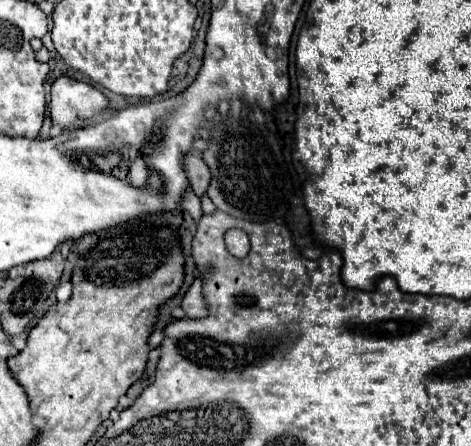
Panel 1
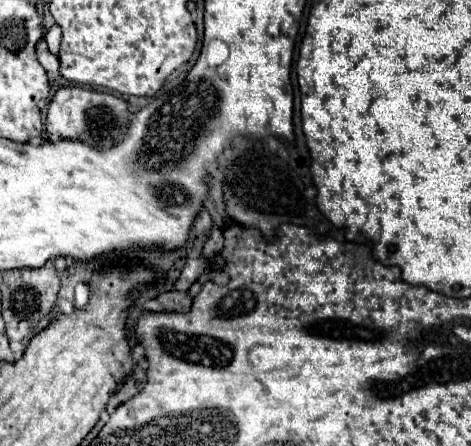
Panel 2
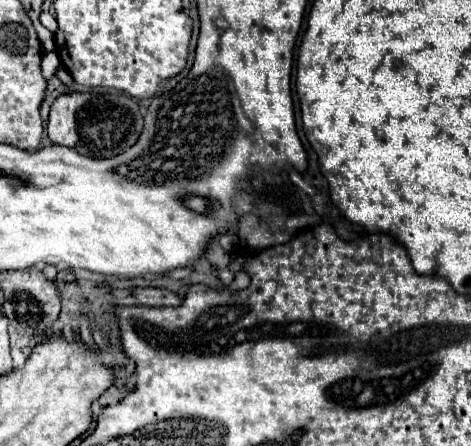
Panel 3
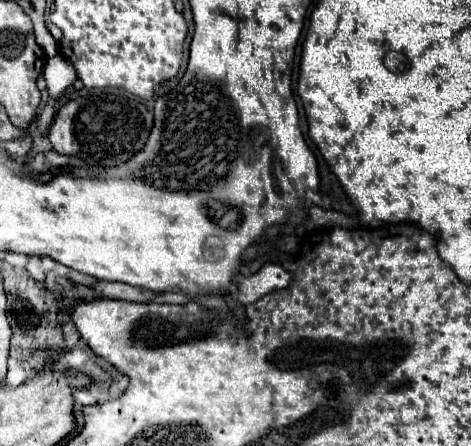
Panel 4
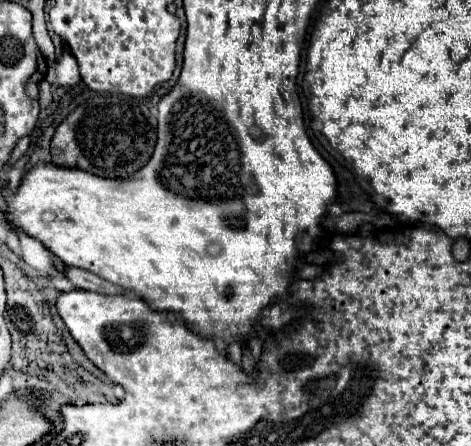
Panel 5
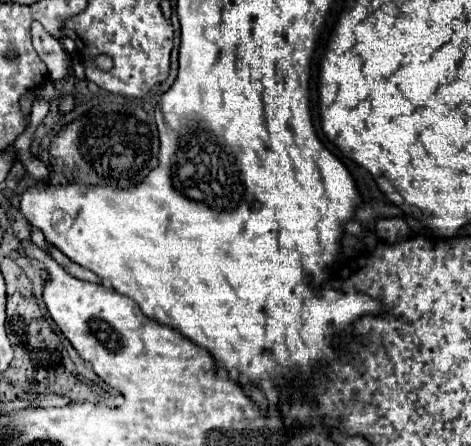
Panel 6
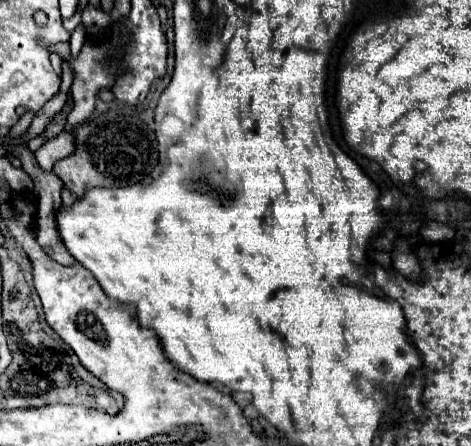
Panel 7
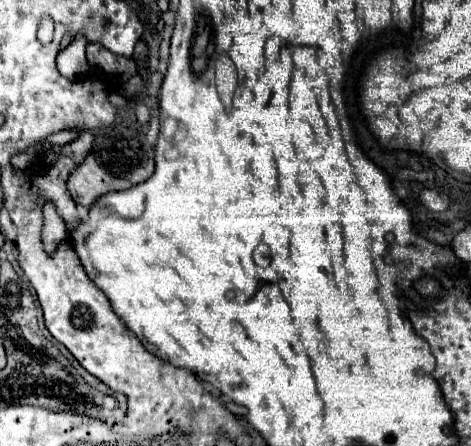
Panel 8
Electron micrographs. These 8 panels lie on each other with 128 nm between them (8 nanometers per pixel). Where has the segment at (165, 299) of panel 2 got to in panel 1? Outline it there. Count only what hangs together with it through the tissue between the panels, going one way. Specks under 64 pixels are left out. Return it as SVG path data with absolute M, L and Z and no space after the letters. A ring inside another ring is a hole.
M196 280L192 288L186 292L182 300L182 310L186 312L188 318L206 318L208 316L208 304L202 296L202 282Z

